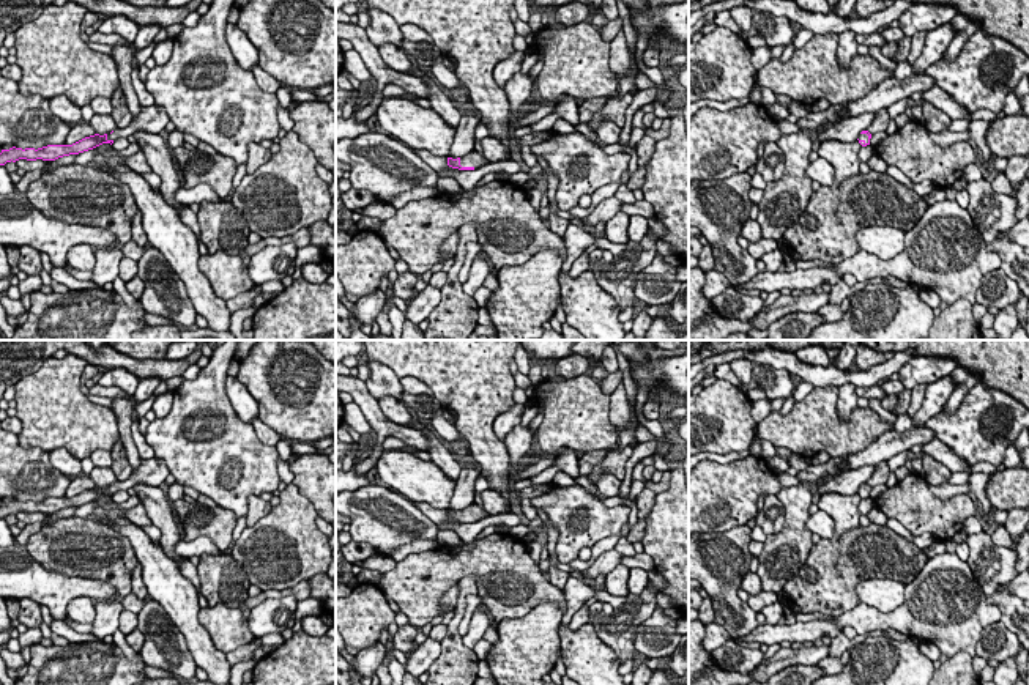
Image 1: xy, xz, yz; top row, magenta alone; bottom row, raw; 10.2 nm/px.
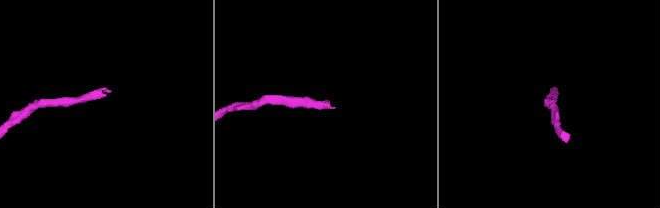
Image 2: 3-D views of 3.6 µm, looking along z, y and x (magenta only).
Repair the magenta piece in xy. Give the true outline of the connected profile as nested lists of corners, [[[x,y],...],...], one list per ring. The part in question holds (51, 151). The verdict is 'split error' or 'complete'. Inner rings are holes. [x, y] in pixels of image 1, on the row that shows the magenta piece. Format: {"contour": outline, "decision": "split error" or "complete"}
{"contour": [[[153,104],[153,106],[147,106],[142,107],[140,113],[132,118],[132,121],[120,129],[117,128],[112,134],[95,134],[90,137],[85,137],[72,145],[47,145],[43,148],[9,148],[9,150],[2,150],[0,153],[0,165],[5,165],[6,162],[16,162],[19,159],[27,159],[27,161],[36,161],[36,159],[43,159],[43,161],[55,161],[58,157],[63,156],[69,156],[69,154],[79,154],[88,150],[93,150],[102,143],[113,143],[118,137],[129,137],[134,135],[137,131],[145,131],[150,134],[159,134],[161,131],[164,131],[164,128],[169,123],[169,115],[165,112],[165,109],[161,104]]], "decision": "split error"}

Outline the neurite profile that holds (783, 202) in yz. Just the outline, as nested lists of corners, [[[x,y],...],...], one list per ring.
[[[799,131],[782,135],[777,145],[785,154],[785,173],[780,180],[767,183],[756,217],[763,238],[774,241],[783,238],[783,233],[799,222],[813,194],[812,180],[805,175],[812,137]]]

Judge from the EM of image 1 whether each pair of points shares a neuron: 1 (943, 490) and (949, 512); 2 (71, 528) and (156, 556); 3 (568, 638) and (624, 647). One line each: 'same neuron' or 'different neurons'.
1: different neurons
2: different neurons
3: different neurons

